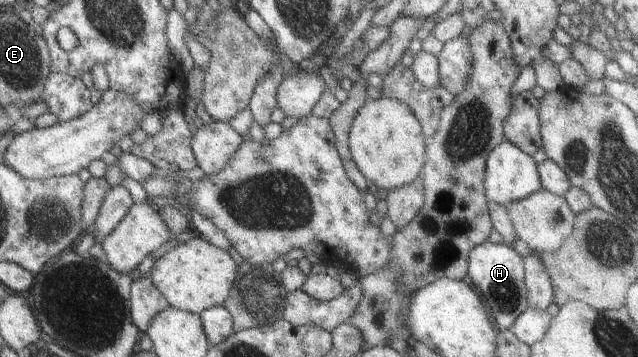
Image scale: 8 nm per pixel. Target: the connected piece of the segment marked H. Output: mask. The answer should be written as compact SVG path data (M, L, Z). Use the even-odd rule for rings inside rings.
M485 240L474 246L468 254L466 274L469 282L477 288L483 308L490 314L497 332L509 328L515 318L528 307L522 258L511 245Z

